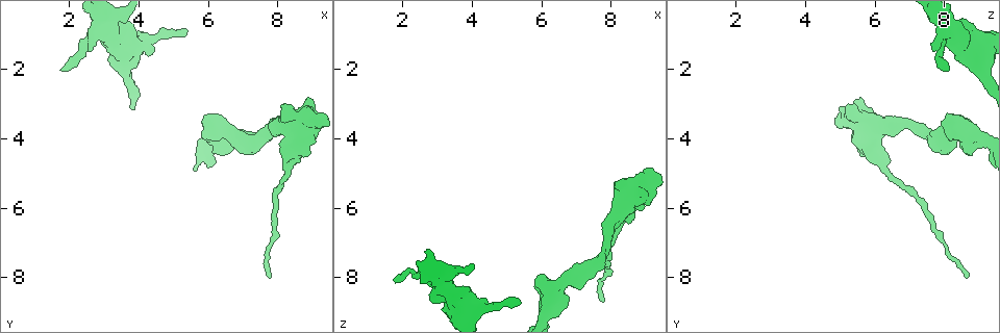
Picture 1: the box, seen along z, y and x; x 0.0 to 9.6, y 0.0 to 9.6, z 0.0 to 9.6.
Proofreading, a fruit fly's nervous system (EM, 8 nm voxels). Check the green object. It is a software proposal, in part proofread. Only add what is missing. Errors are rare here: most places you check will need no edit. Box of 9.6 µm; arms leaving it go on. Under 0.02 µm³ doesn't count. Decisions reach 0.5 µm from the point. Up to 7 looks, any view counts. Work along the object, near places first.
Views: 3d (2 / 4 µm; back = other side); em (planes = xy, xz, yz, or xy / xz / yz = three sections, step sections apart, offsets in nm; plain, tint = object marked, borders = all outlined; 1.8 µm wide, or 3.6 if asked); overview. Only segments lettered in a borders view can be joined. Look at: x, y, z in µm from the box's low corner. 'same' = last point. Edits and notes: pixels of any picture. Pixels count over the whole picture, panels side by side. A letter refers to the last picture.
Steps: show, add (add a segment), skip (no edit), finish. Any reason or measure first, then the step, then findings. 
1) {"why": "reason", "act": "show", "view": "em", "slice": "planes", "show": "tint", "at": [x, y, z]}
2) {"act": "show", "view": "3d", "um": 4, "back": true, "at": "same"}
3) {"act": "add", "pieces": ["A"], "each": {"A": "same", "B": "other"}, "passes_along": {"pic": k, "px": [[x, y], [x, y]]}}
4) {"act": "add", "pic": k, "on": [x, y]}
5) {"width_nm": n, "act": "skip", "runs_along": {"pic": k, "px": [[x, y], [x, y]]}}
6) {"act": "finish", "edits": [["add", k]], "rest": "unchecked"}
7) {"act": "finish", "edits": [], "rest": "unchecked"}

{"why": "branch point", "act": "show", "view": "em", "um": 3.6, "slice": "planes", "show": "tint", "at": [8.75, 3.40, 5.50]}

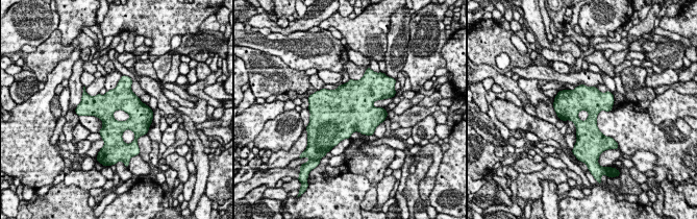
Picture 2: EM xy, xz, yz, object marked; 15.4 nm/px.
{"why": "what lies round it", "act": "show", "view": "em", "um": 3.6, "slice": "planes", "show": "borders", "at": "same"}

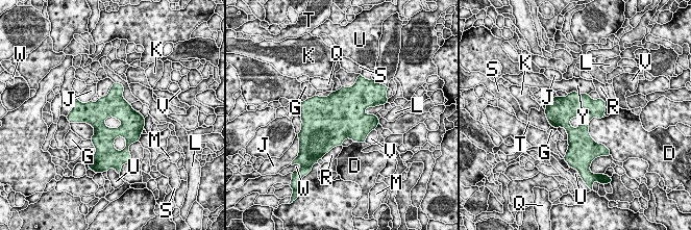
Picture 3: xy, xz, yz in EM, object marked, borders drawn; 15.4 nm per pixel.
{"act": "skip", "each": {"D": "other", "G": "other", "J": "other", "K": "other", "L": "other", "M": "other", "Q": "other", "R": "other", "S": "other", "T": "other", "U": "other", "V": "other", "W": "other", "Y": "other"}, "border": {"pic": 3, "px": [[592, 117], [589, 134], [598, 144]]}, "found": "none of them fits"}

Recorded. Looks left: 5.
{"why": "tapers out", "act": "show", "view": "em", "slice": "yz", "step": 16, "show": "borders", "at": [1.75, 2.05, 8.20]}

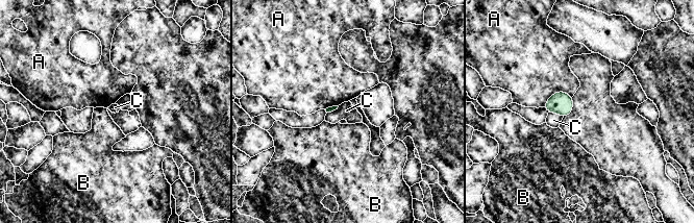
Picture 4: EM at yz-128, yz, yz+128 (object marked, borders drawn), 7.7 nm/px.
{"act": "skip", "each": {"A": "other", "B": "other", "C": "other"}, "border": {"pic": 4, "px": [[548, 112], [563, 117]]}, "found": "none of them fits"}

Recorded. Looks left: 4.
{"why": "an open end", "act": "show", "view": "3d", "um": 4, "at": [5.40, 0.95, 8.75]}

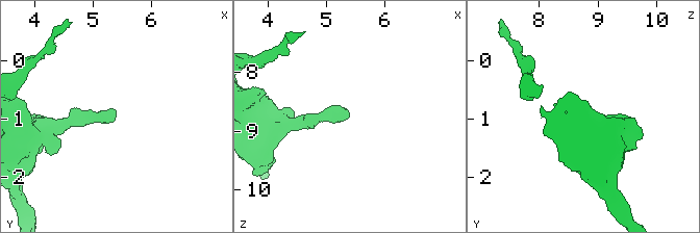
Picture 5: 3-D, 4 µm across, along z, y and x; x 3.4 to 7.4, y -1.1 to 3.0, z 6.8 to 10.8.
{"why": "need the tissue", "act": "show", "view": "em", "slice": "xz", "step": 4, "show": "plain", "at": [5.35, 0.85, 8.70]}

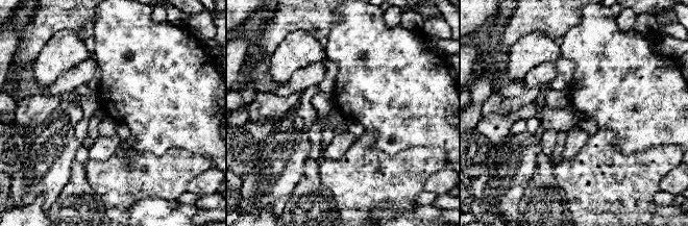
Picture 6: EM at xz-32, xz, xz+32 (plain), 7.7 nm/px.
{"why": "what lies round it", "act": "show", "view": "em", "slice": "xz", "step": 4, "show": "borders", "at": "same"}

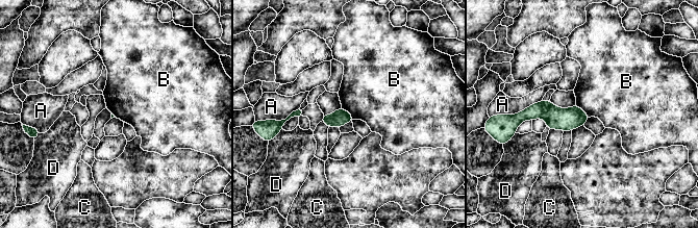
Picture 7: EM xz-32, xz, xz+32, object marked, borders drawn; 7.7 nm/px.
{"act": "skip", "each": {"A": "other", "B": "other", "C": "other", "D": "other"}, "runs_along": {"pic": 7, "px": [[520, 117], [530, 112], [586, 117]]}, "found": "none of them fits"}

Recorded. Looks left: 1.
{"act": "finish", "edits": [], "rest": "unchecked"}

